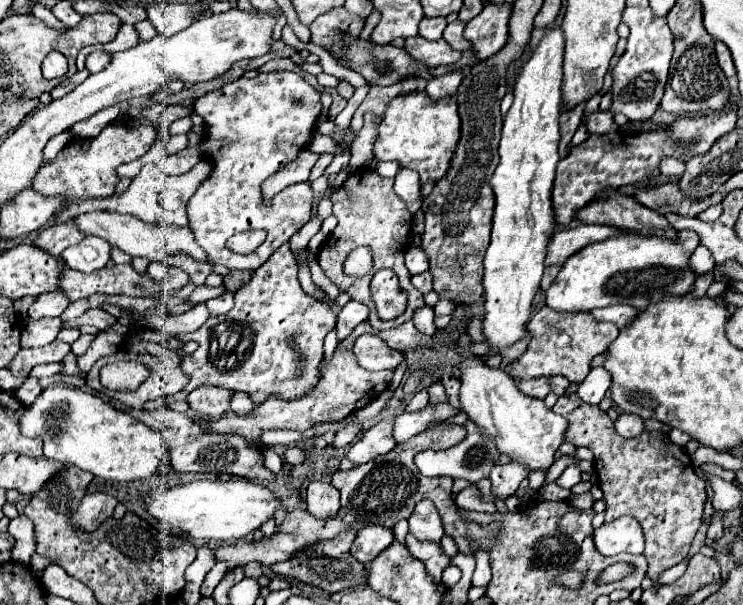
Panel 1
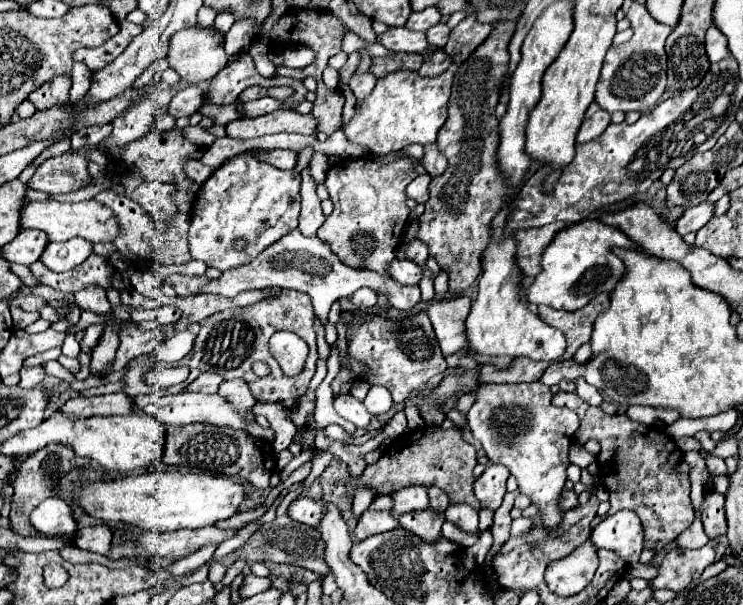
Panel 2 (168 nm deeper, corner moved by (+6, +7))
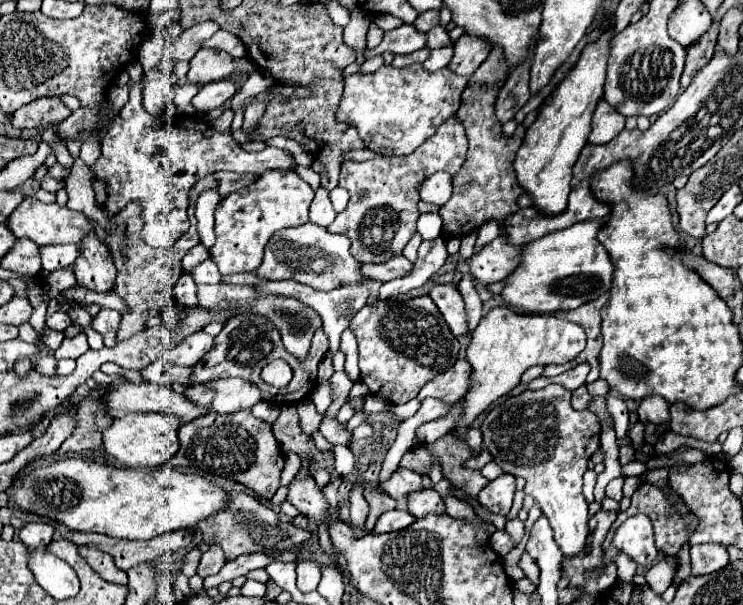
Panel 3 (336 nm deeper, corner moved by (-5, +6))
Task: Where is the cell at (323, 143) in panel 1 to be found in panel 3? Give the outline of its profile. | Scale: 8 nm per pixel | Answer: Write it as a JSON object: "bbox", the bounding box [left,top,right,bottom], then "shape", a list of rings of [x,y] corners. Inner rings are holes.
{"bbox":[293,166,319,190],"shape":[[[295,166],[293,172],[297,172],[313,190],[319,188],[319,174],[313,168],[309,168],[309,166]]]}

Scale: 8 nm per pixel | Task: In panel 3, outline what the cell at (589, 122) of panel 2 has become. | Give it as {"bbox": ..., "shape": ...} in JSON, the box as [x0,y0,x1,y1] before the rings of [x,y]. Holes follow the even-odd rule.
{"bbox":[589,98,625,144],"shape":[[[603,98],[597,102],[593,110],[593,120],[591,120],[591,134],[589,142],[591,144],[607,144],[611,142],[621,130],[625,128],[625,116],[615,112]]]}

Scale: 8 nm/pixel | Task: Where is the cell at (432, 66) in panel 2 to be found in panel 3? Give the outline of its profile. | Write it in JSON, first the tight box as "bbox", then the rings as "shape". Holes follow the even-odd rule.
{"bbox":[423,46,453,72],"shape":[[[453,46],[431,50],[431,56],[427,58],[427,62],[423,62],[423,68],[429,72],[437,72],[437,70],[445,68],[451,58],[453,58]]]}

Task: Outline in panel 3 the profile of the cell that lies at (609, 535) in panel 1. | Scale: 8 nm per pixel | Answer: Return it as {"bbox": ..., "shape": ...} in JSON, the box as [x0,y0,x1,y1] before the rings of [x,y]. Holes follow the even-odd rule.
{"bbox":[613,514,657,566],"shape":[[[645,514],[627,518],[615,532],[613,544],[629,554],[639,566],[653,566],[657,548],[653,542],[653,526]]]}

